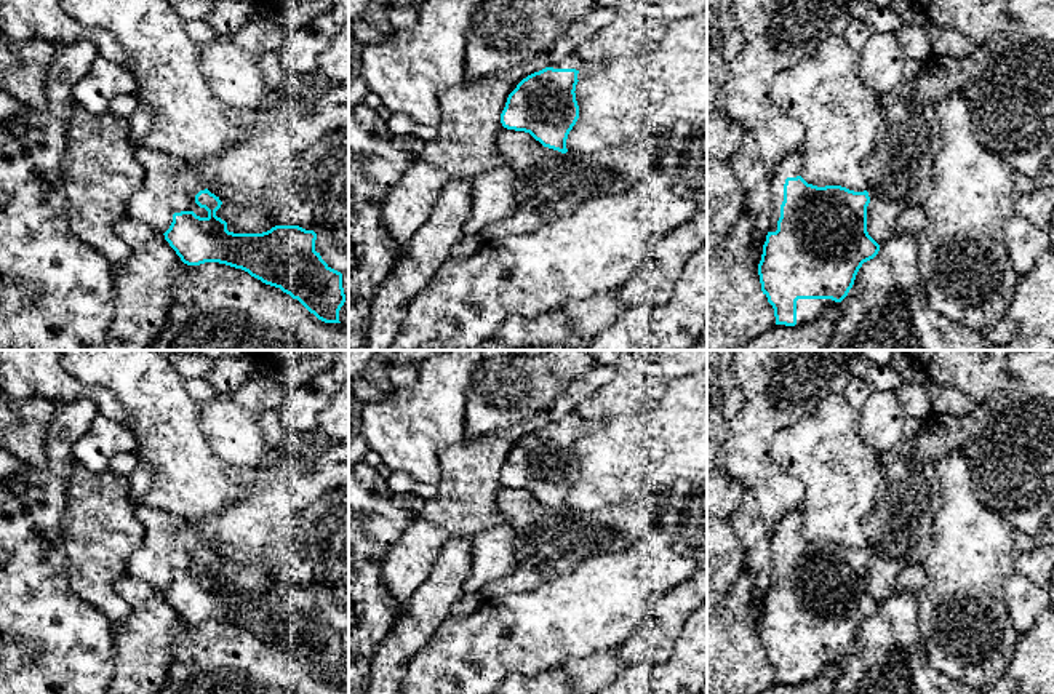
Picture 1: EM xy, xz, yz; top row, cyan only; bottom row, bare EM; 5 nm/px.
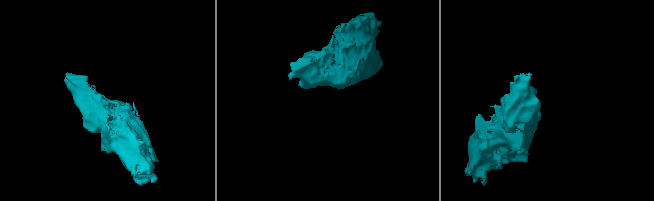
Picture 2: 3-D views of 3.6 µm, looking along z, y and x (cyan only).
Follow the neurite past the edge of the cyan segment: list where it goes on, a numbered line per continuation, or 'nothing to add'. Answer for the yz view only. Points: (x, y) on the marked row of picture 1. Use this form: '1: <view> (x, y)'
1: yz (790, 165)
2: yz (806, 309)

